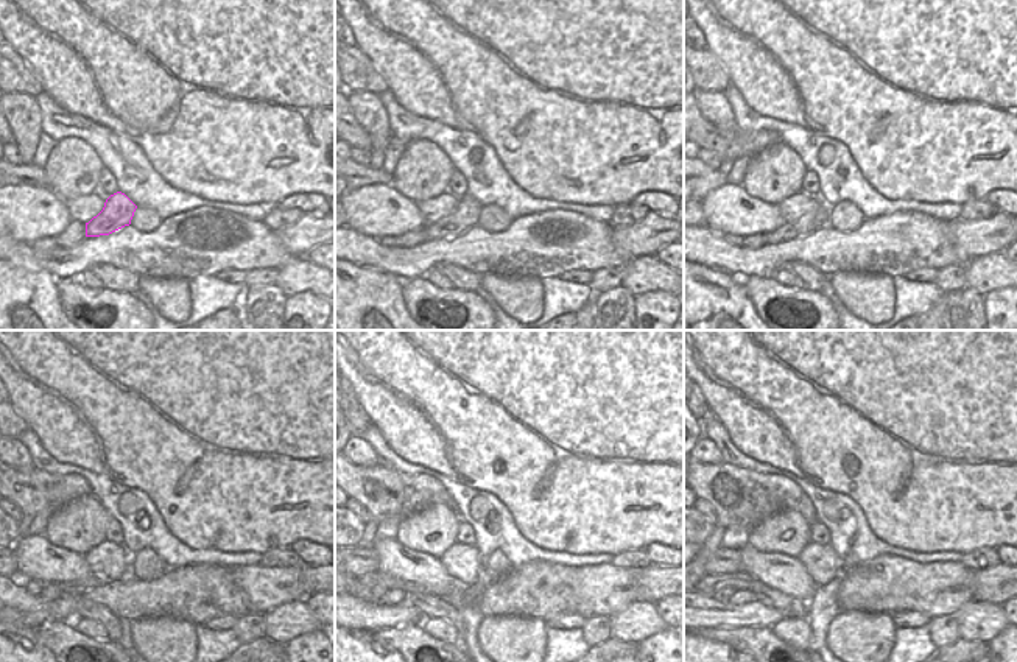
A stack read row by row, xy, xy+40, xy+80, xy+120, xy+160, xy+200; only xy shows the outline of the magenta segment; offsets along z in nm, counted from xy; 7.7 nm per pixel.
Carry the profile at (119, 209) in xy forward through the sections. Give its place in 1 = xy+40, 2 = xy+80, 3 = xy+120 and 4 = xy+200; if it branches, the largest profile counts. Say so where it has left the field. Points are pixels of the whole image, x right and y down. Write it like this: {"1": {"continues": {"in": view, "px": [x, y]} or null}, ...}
{"1": {"continues": {"in": "xy+40", "px": [466, 215]}}, "2": {"continues": {"in": "xy+80", "px": [810, 221]}}, "3": {"continues": {"in": "xy+120", "px": [81, 586]}}, "4": {"continues": {"in": "xy+200", "px": [740, 581]}}}

